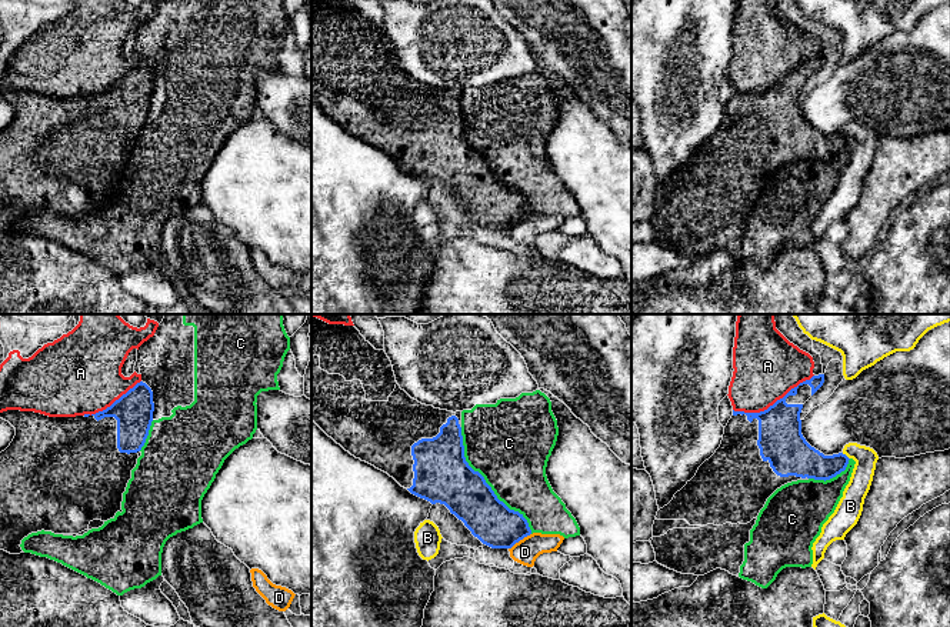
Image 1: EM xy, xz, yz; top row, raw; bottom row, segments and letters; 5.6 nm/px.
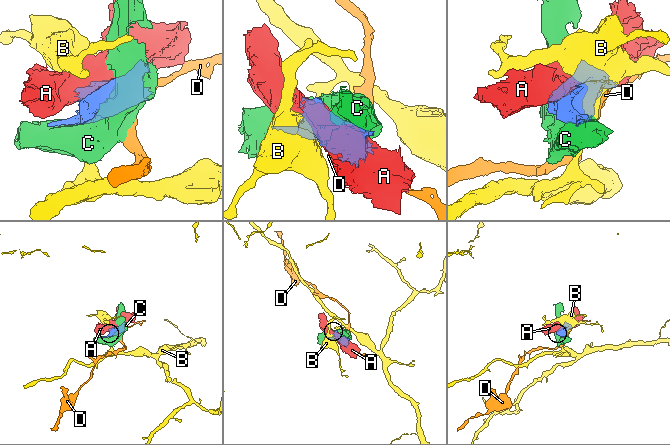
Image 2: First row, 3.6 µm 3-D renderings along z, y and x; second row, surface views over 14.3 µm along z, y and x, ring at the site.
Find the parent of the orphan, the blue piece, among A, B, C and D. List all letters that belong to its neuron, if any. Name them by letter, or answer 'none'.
none

